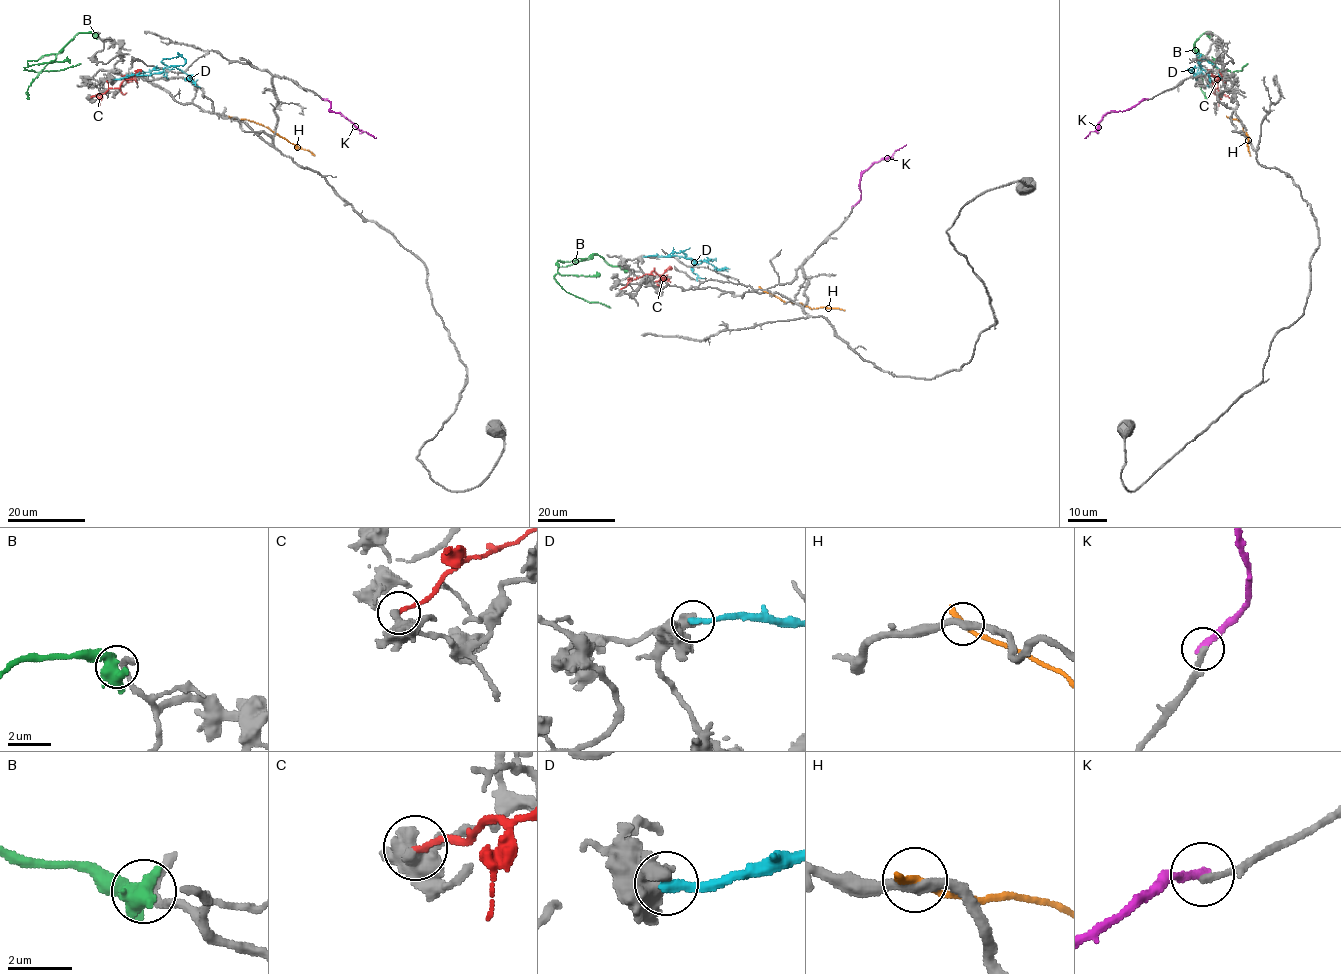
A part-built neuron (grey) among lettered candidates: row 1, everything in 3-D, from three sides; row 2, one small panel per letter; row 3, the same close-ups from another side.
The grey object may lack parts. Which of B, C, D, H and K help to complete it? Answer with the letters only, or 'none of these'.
none of these

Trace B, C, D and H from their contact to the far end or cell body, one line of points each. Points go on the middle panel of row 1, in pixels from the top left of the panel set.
B: (626, 270), (592, 255), (587, 260), (560, 267), (554, 276), (567, 292), (611, 308)
C: (619, 289), (654, 269), (660, 279), (656, 283), (662, 284)
D: (644, 256), (682, 256), (695, 261), (715, 258), (693, 266), (691, 271), (697, 275), (697, 281)
H: (762, 289), (810, 308), (826, 307), (844, 310)

